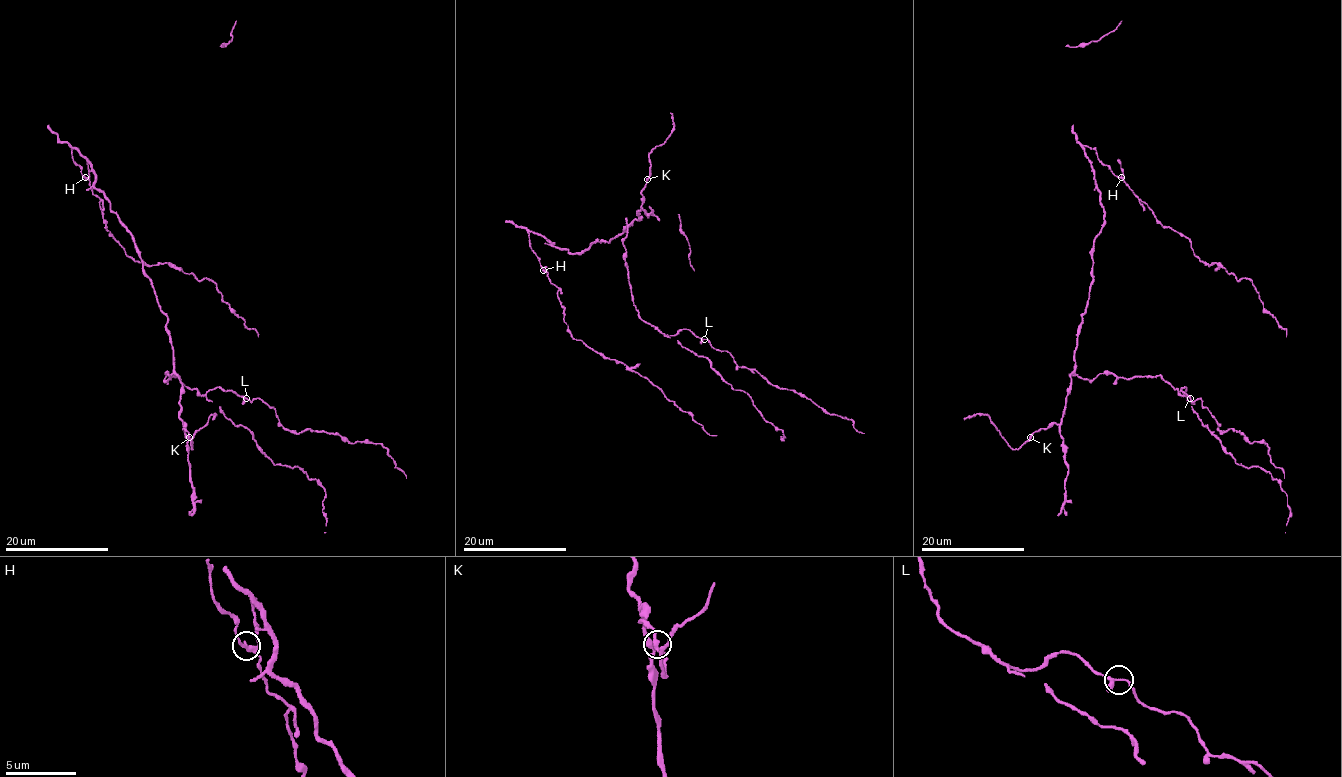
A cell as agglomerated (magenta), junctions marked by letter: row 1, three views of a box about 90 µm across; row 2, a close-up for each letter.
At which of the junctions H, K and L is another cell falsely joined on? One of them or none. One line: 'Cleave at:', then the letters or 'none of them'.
Cleave at: none of them

